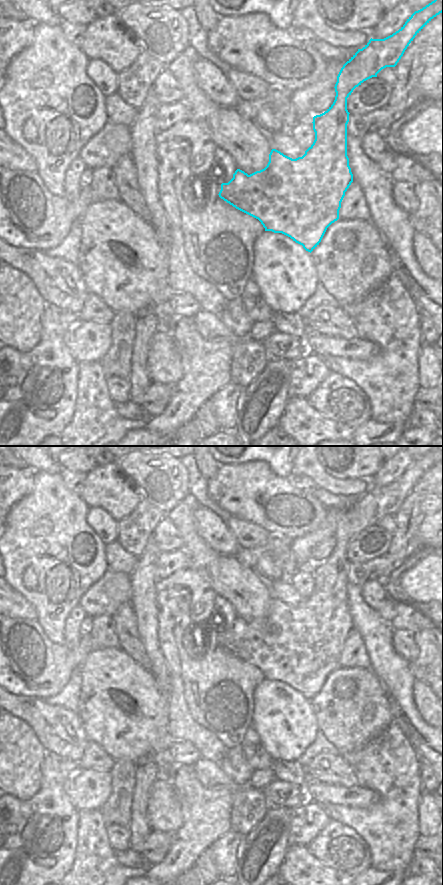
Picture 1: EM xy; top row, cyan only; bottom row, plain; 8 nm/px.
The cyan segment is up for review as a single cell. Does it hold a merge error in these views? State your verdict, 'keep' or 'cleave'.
keep

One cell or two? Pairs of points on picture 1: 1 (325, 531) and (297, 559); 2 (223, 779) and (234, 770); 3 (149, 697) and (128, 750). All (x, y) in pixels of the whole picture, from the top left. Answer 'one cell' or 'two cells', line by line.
1: one cell
2: two cells
3: one cell

